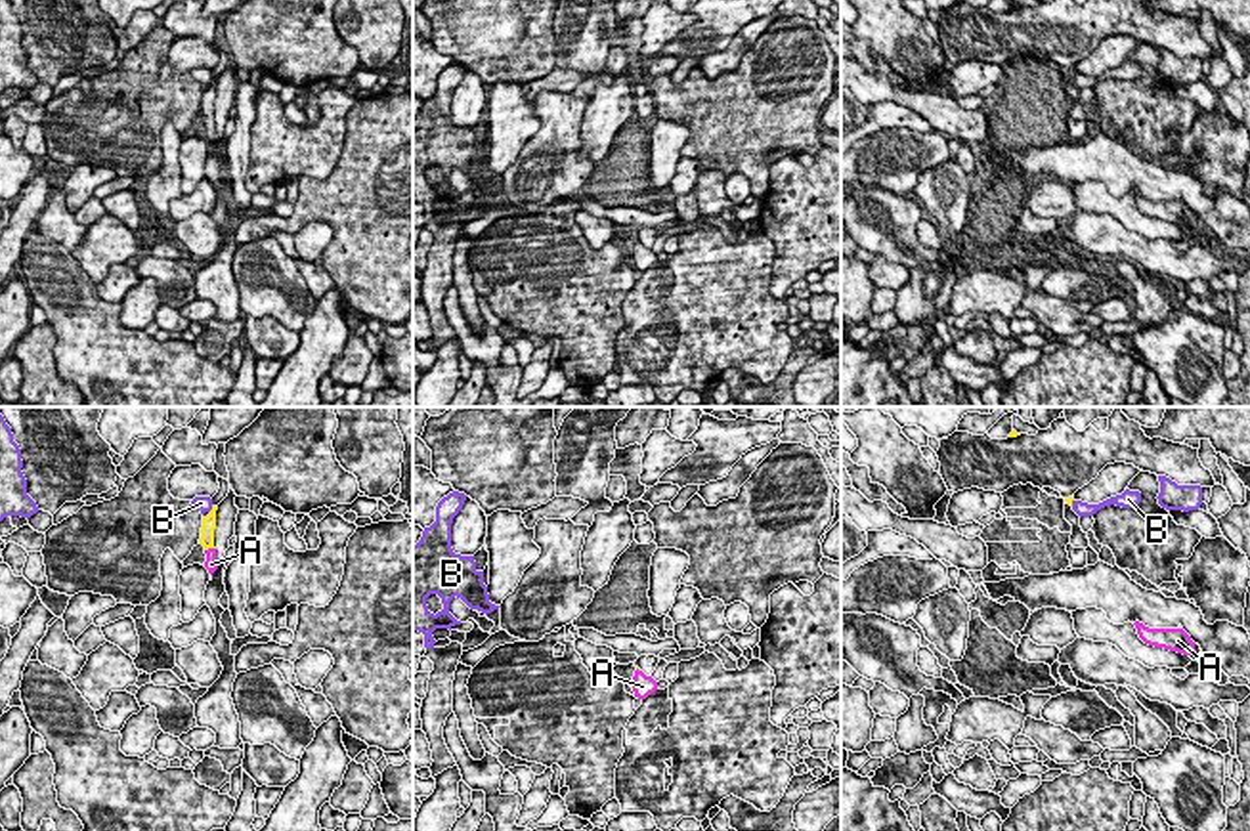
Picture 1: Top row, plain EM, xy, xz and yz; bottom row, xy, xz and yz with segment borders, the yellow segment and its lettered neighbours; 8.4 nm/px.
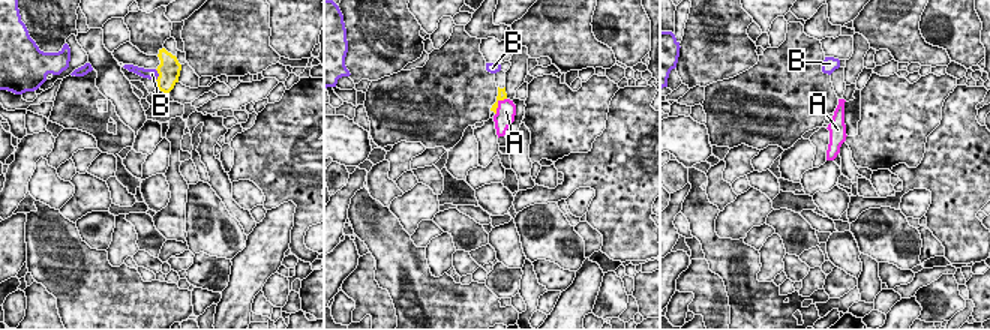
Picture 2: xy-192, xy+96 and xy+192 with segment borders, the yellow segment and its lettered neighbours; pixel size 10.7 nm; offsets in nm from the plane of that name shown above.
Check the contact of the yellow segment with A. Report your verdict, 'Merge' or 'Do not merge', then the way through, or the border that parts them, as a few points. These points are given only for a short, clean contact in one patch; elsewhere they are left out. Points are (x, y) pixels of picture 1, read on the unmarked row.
Merge. Path across: xy (209, 96), (209, 119), (211, 136)

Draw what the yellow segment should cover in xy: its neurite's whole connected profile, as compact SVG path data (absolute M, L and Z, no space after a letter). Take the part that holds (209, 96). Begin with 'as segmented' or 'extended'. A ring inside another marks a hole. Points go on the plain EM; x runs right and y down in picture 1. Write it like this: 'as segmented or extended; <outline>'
extended; M212 78L210 86L203 90L201 111L199 111L199 115L205 118L206 126L205 139L208 141L210 147L218 141L216 120L214 120L216 82L218 78Z

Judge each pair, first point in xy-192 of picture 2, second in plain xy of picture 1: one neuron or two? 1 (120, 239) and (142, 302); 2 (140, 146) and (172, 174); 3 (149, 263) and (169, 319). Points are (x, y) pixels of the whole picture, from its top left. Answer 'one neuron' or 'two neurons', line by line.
1: one neuron
2: two neurons
3: one neuron

